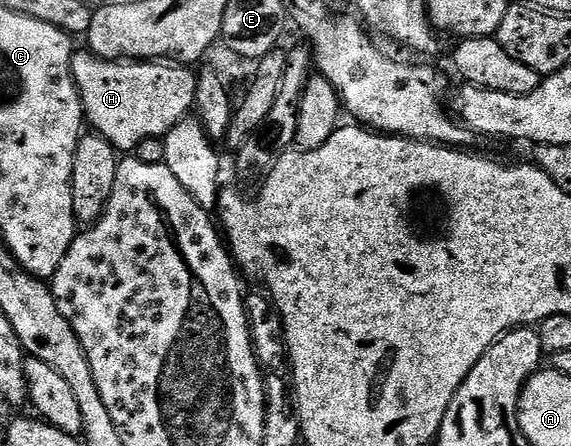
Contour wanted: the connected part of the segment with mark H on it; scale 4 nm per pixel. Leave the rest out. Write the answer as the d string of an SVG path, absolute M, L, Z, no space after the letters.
M79 49L72 56L72 76L82 97L82 112L89 129L108 139L119 152L134 152L144 140L165 138L166 133L181 118L193 111L197 73L182 64L167 64L162 60L111 60L97 58L89 49Z

